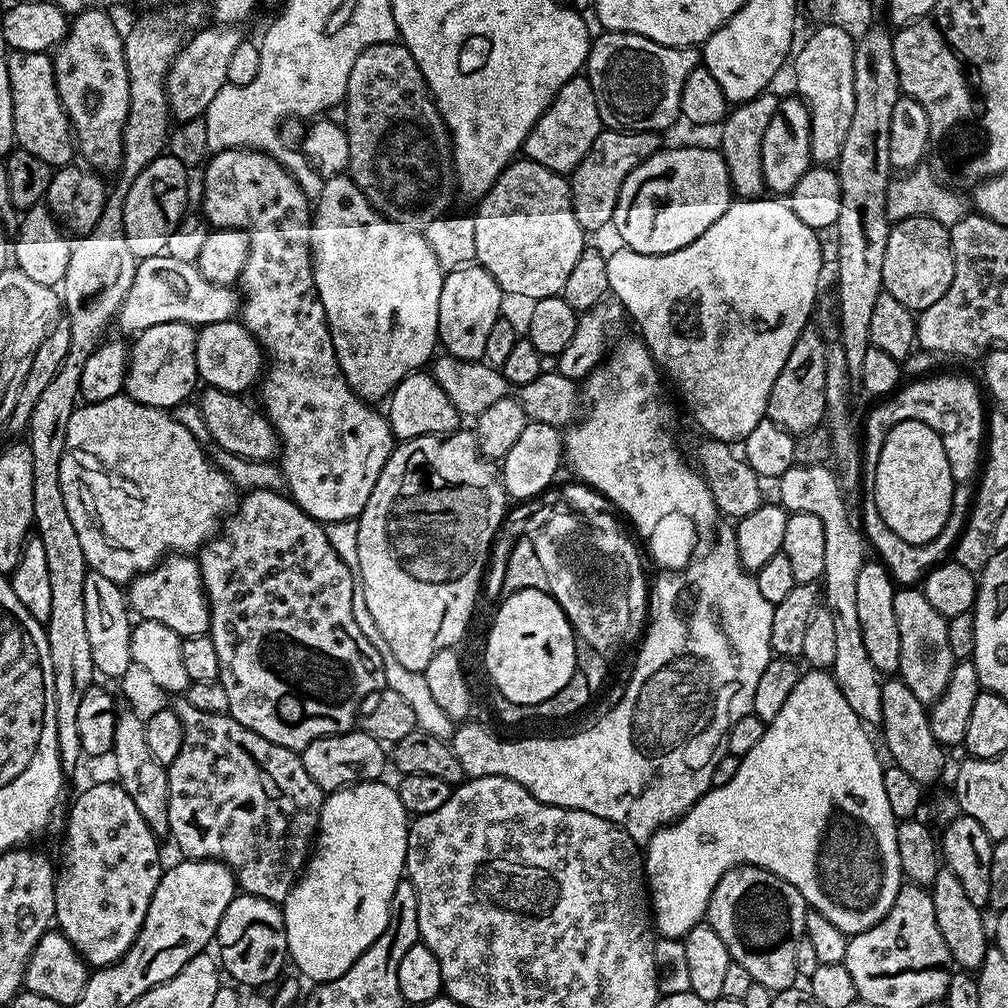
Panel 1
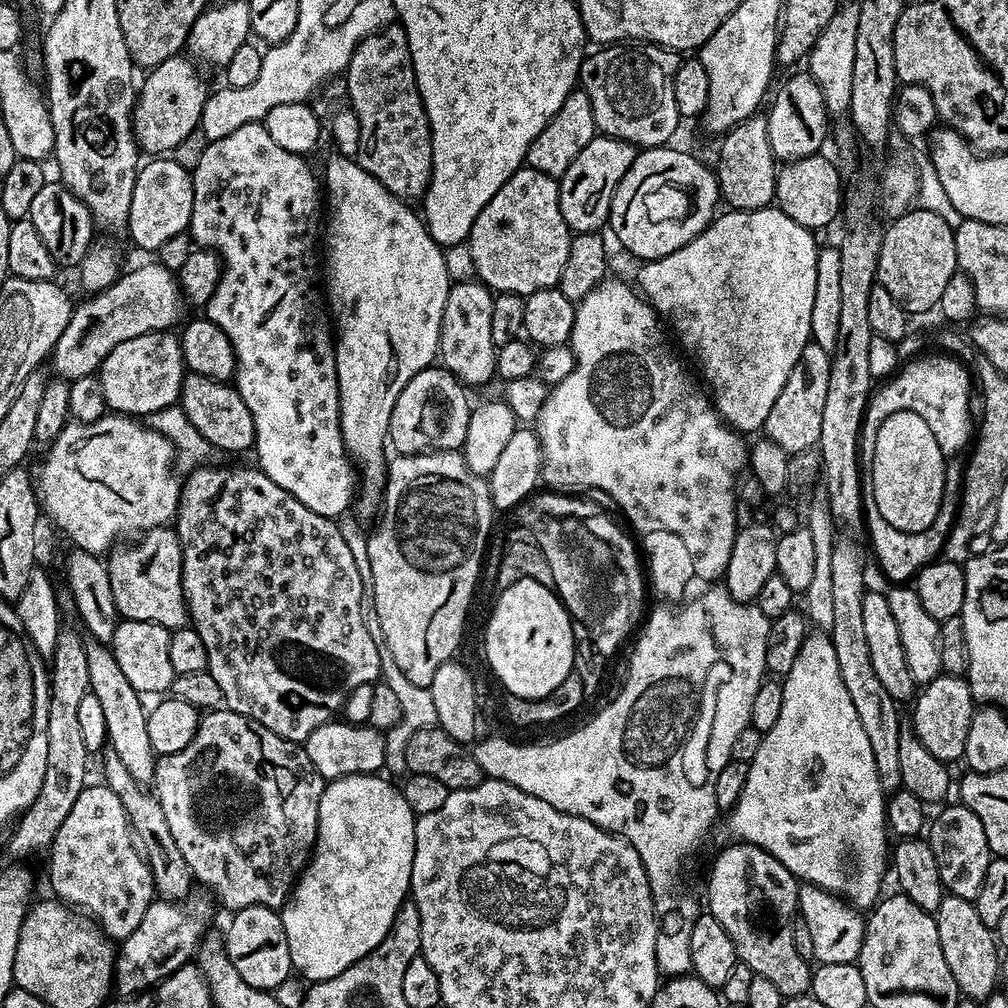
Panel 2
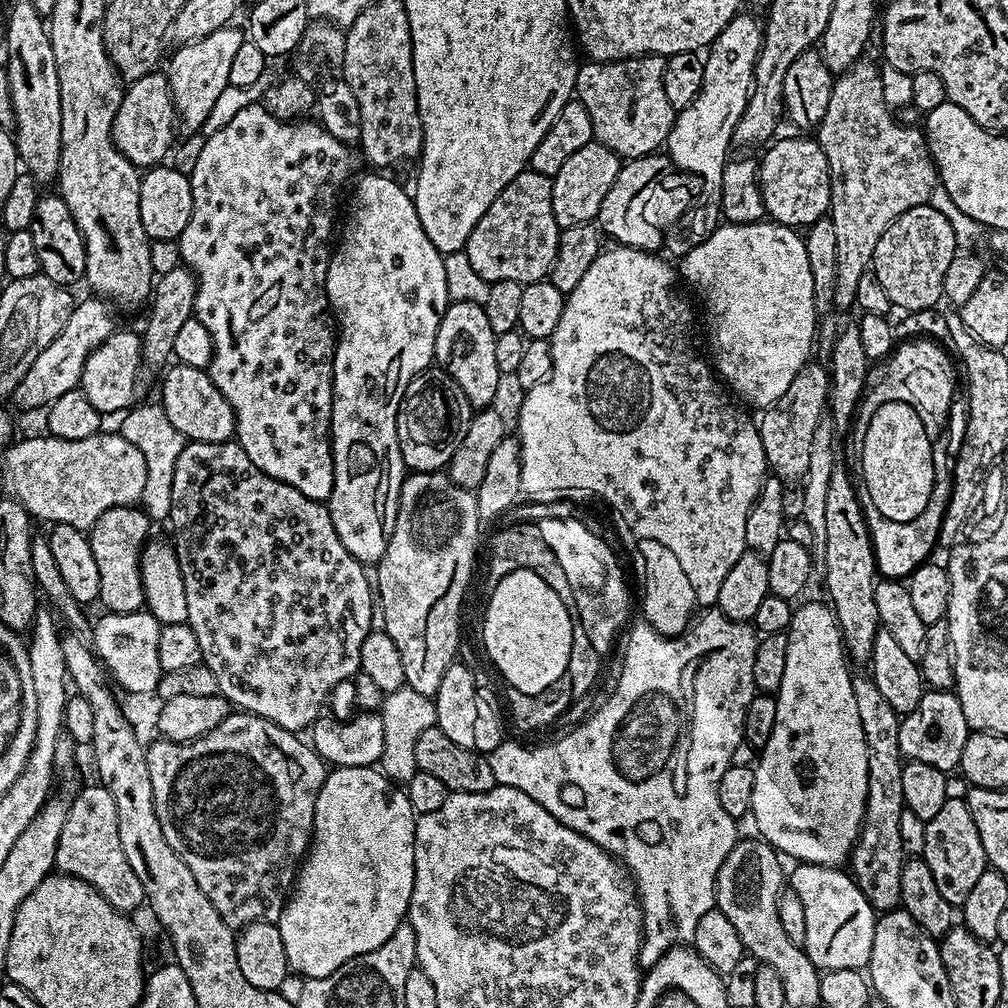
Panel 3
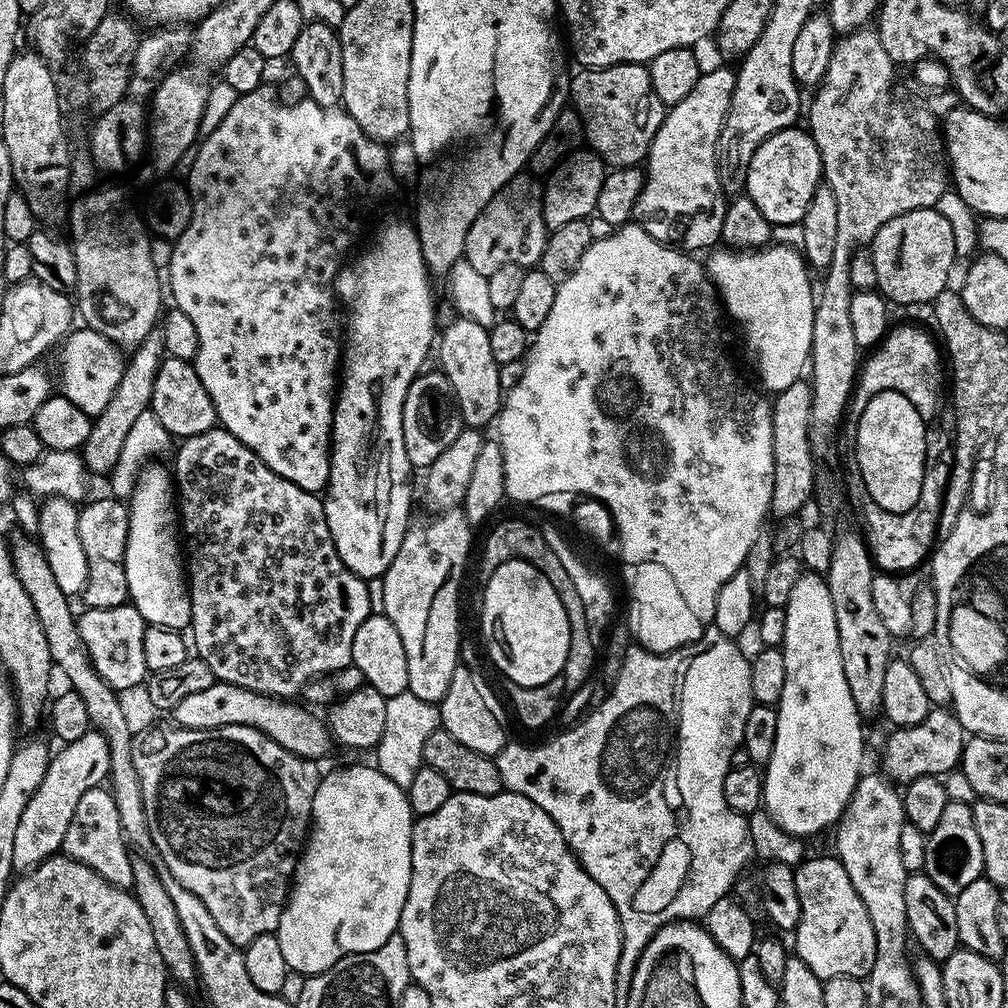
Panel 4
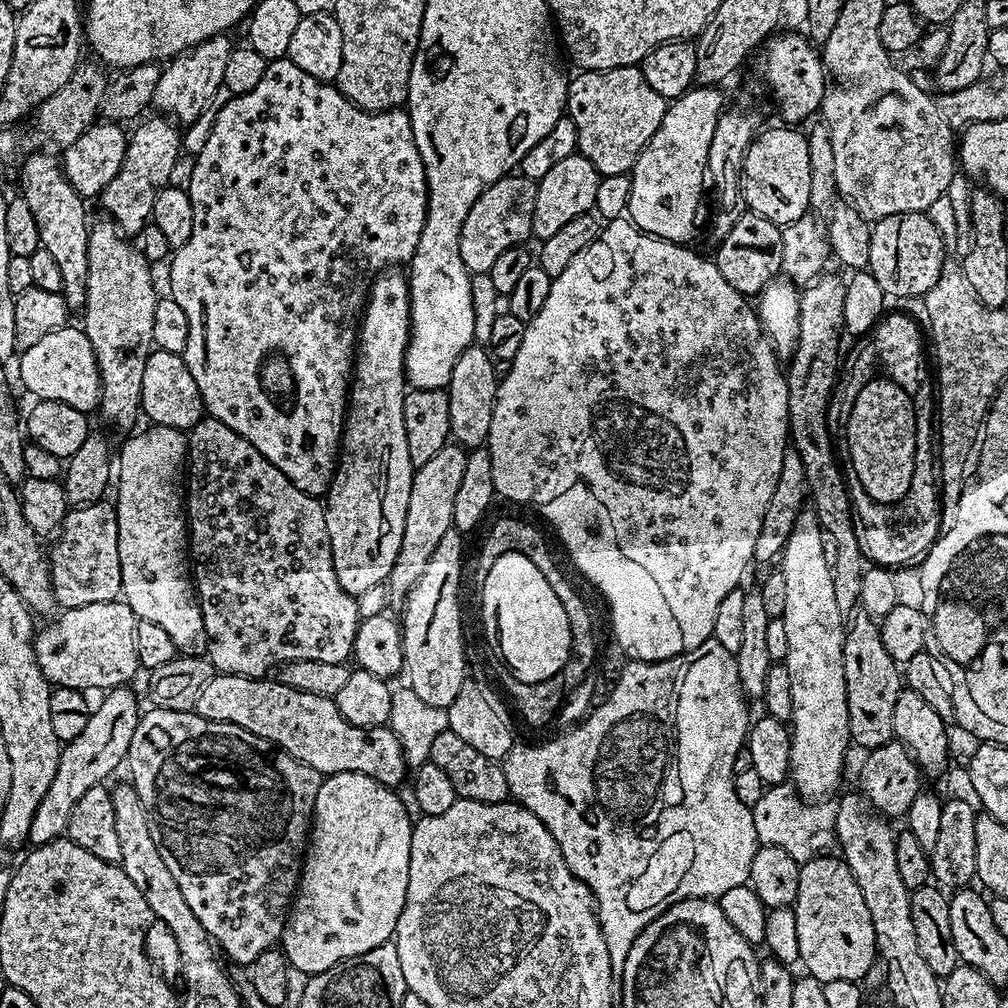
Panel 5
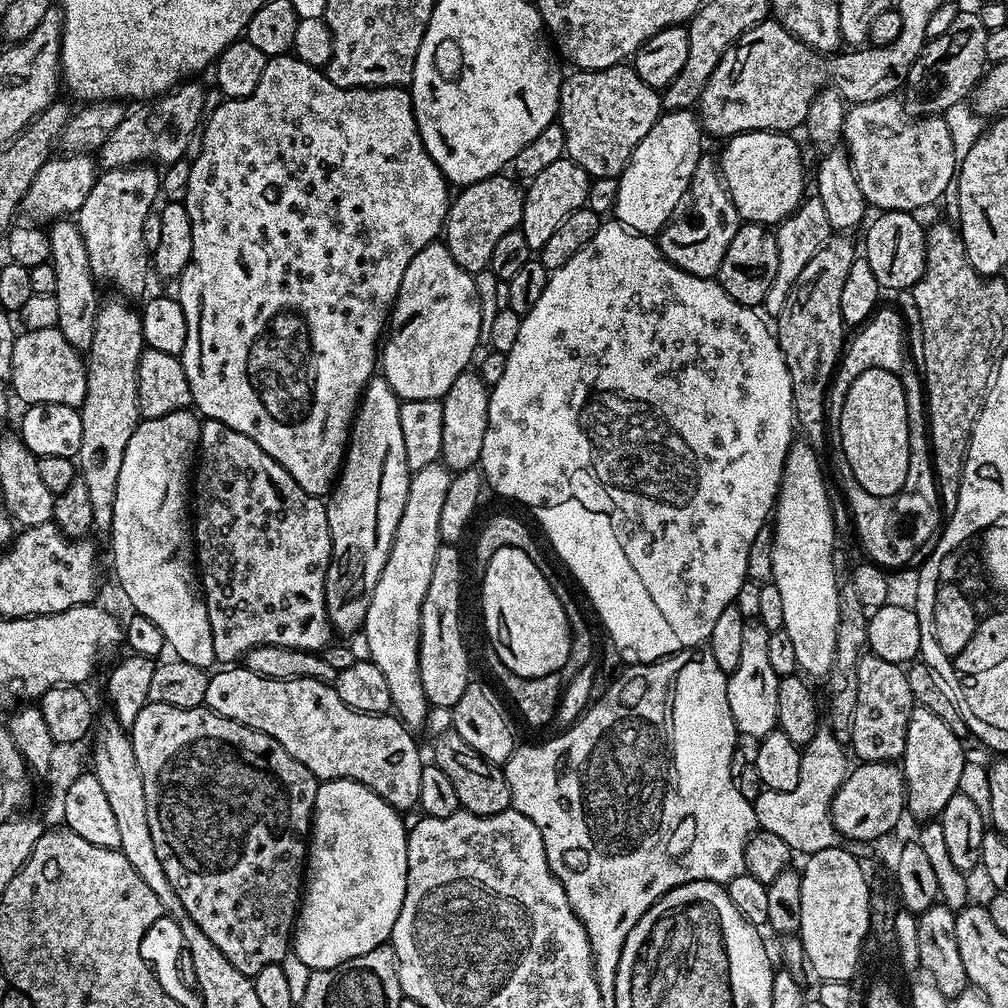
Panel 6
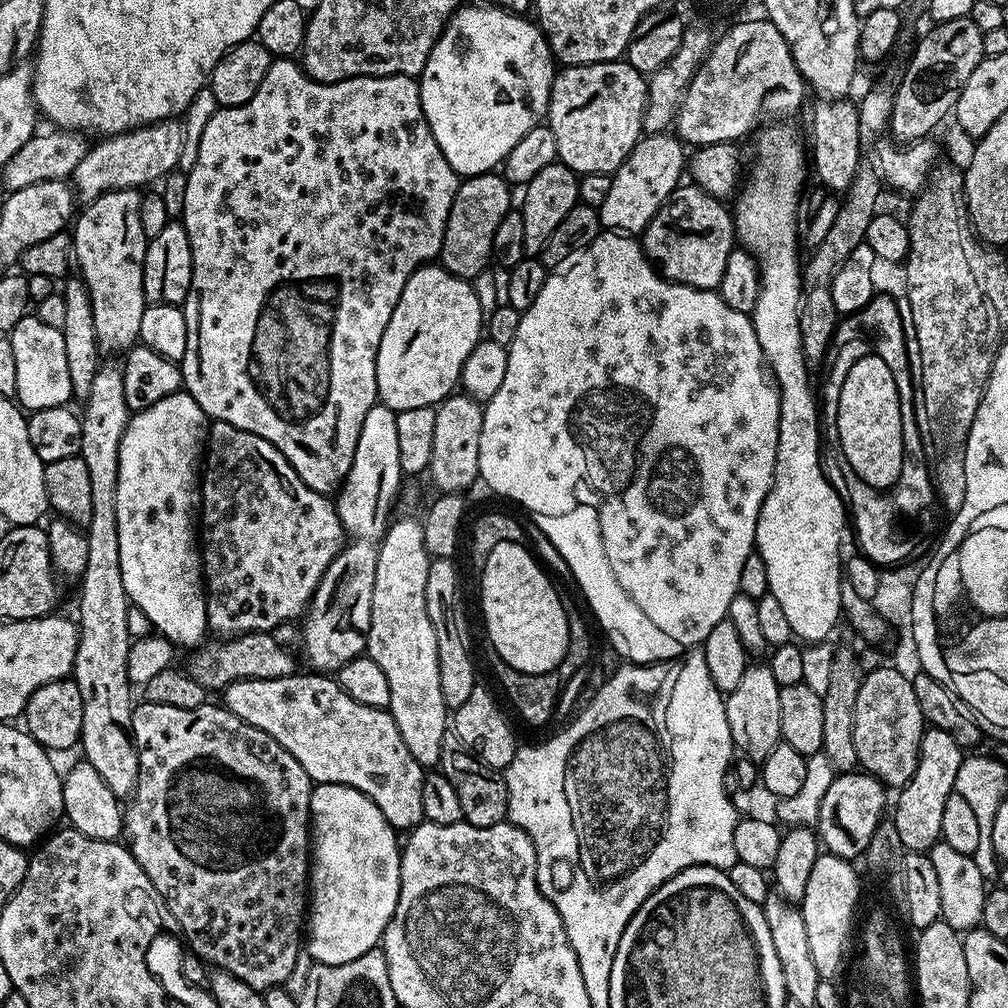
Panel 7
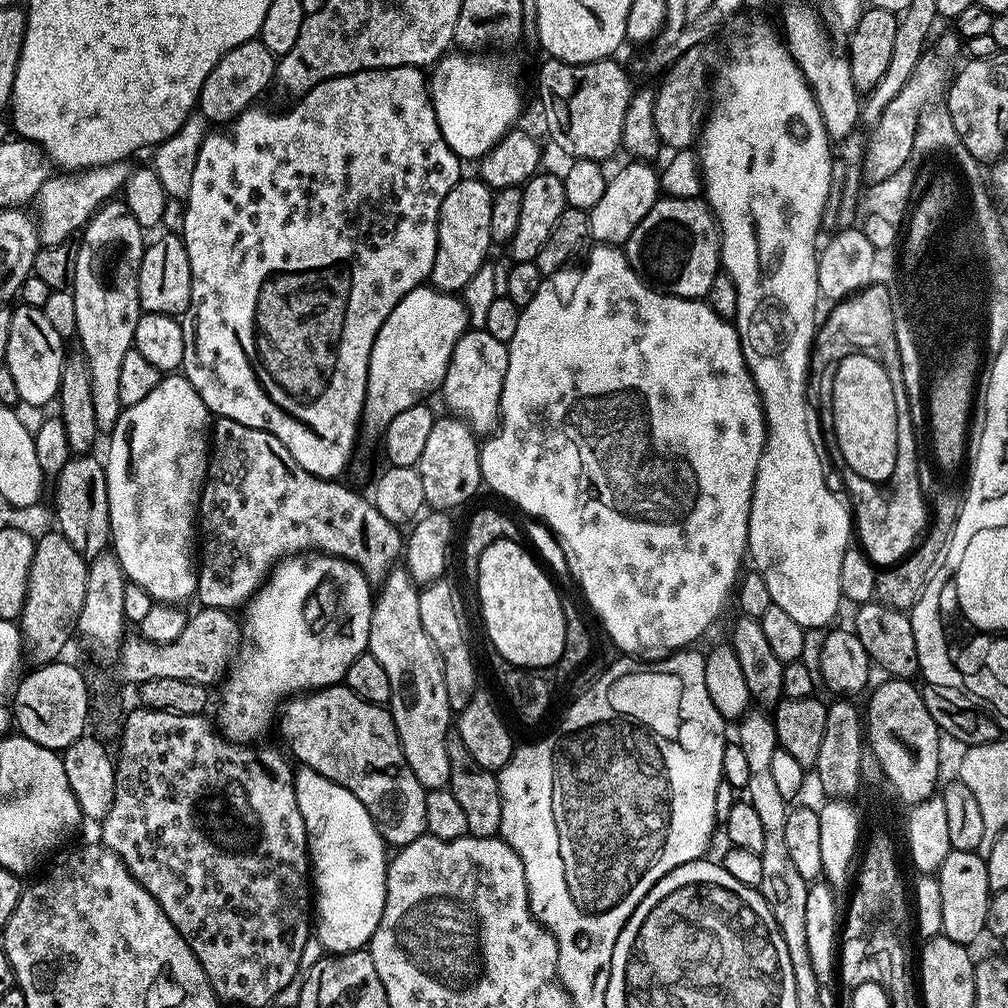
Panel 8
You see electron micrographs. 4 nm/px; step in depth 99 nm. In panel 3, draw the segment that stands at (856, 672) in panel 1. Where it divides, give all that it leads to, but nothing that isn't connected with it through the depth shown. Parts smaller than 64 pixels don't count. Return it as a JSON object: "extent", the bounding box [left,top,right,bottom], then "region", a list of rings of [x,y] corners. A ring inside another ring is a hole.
{"extent":[850,675,906,913],"region":[[[853,675],[854,698],[860,702],[862,734],[868,739],[868,792],[864,822],[860,825],[860,837],[852,848],[850,872],[857,886],[866,894],[869,905],[877,913],[891,912],[900,904],[902,870],[906,853],[900,844],[899,822],[902,811],[900,799],[900,769],[905,765],[899,750],[898,734],[902,719],[882,698],[878,686],[867,675]]]}

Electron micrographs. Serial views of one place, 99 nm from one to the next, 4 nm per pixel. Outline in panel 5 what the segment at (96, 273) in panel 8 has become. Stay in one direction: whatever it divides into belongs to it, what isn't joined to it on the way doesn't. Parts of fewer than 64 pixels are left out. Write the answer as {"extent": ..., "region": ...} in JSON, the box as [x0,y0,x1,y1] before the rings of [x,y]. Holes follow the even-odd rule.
{"extent":[98,114,182,238],"region":[[[152,114],[136,126],[128,136],[128,149],[118,174],[110,178],[110,186],[106,186],[98,197],[98,203],[109,212],[105,213],[112,223],[128,238],[139,237],[144,225],[151,221],[154,198],[158,198],[163,188],[169,187],[170,170],[182,153],[182,132],[171,119]]]}

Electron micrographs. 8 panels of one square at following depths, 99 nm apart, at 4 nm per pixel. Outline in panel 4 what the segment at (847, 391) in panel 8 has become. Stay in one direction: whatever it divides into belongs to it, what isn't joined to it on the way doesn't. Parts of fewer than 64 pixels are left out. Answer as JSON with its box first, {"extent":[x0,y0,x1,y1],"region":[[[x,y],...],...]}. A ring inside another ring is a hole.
{"extent":[855,391,926,508],"region":[[[886,391],[874,392],[866,402],[866,410],[862,410],[862,418],[858,418],[855,469],[862,474],[862,480],[868,480],[872,496],[876,496],[885,508],[908,508],[908,504],[916,500],[916,492],[920,492],[920,482],[924,477],[920,472],[920,460],[926,460],[926,436],[920,432],[922,420],[916,420],[917,415],[914,402],[910,402],[906,394]]]}

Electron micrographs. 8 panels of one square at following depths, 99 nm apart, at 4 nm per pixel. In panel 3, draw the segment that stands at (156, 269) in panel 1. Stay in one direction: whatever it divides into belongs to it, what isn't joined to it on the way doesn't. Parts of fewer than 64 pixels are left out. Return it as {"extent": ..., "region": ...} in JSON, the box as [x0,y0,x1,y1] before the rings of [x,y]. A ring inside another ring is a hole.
{"extent":[10,299,118,410],"region":[[[91,299],[84,300],[81,304],[79,301],[73,307],[64,329],[56,335],[54,342],[50,342],[50,346],[46,346],[46,350],[42,350],[42,354],[38,354],[38,358],[34,358],[34,366],[30,366],[22,382],[18,382],[10,397],[11,403],[16,403],[20,408],[44,410],[55,400],[62,398],[62,394],[80,388],[86,358],[90,358],[92,351],[102,346],[102,342],[106,342],[106,338],[110,338],[110,334],[118,328],[118,324],[112,321],[113,309],[103,299]]]}

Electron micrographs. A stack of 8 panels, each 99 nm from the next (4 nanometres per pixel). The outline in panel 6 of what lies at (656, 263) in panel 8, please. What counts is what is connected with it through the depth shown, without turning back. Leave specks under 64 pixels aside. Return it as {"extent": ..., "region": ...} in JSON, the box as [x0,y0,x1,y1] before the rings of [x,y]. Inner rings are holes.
{"extent":[658,155,741,277],"region":[[[701,155],[688,193],[680,199],[674,214],[658,233],[660,253],[674,266],[686,270],[686,274],[715,277],[722,266],[722,257],[741,223],[738,210],[728,193],[728,186],[721,177],[717,157]]]}

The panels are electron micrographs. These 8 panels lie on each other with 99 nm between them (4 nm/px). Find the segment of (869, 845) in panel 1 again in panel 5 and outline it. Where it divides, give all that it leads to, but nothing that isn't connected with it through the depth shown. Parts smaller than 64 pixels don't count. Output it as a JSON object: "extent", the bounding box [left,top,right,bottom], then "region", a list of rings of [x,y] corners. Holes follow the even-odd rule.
{"extent":[778,511,850,802],"region":[[[801,511],[778,561],[778,571],[782,574],[782,578],[786,578],[786,610],[782,619],[786,626],[786,642],[788,643],[786,663],[792,683],[792,718],[790,721],[792,745],[788,751],[788,767],[795,791],[809,802],[822,801],[833,795],[831,792],[839,786],[840,775],[844,772],[844,755],[847,754],[848,748],[850,749],[848,703],[844,685],[846,624],[838,610],[838,602],[834,602],[832,566],[827,564],[823,553],[825,539],[824,529],[820,527],[815,512]]]}

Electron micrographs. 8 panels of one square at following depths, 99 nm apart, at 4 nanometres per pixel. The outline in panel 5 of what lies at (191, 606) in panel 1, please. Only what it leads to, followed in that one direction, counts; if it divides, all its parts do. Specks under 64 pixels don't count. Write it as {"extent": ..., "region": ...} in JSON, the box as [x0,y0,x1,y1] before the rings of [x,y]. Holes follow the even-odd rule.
{"extent":[50,502,122,609],"region":[[[97,502],[73,507],[61,522],[50,548],[52,588],[61,609],[110,602],[122,592],[122,566],[118,558],[118,518],[111,503]]]}

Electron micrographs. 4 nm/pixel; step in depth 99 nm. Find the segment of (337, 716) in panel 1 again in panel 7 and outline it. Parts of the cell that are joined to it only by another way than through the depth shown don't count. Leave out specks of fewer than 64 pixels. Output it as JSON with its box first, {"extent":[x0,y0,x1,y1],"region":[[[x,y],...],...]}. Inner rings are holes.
{"extent":[198,420,346,638],"region":[[[212,420],[208,429],[206,441],[206,455],[202,460],[202,483],[200,485],[200,507],[198,509],[198,540],[202,545],[202,567],[204,570],[204,586],[208,602],[208,627],[213,633],[224,638],[241,636],[244,632],[272,632],[279,624],[287,620],[299,621],[312,600],[320,581],[322,570],[328,567],[328,563],[342,551],[346,543],[344,521],[341,513],[331,504],[329,497],[322,492],[310,490],[302,478],[286,462],[286,458],[278,449],[266,442],[266,438],[258,438],[258,434],[250,434],[246,430],[238,430],[238,426],[230,426],[221,420]]]}

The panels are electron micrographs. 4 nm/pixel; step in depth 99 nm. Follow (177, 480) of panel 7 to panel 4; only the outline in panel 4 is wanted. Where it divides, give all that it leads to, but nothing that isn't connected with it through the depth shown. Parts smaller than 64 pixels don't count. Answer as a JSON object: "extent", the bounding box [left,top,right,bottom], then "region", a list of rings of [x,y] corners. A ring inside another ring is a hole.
{"extent":[126,462,192,630],"region":[[[149,462],[135,477],[128,505],[128,537],[126,538],[126,586],[128,600],[142,614],[145,625],[157,624],[163,628],[184,630],[192,623],[192,599],[188,593],[186,560],[182,555],[182,536],[178,531],[178,497],[174,491],[174,476],[160,465]]]}

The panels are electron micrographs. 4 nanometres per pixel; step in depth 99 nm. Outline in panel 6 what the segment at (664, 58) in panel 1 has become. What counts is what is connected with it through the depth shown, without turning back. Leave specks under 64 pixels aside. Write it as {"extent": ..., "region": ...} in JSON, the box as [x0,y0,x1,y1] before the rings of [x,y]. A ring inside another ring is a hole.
{"extent":[558,63,662,177],"region":[[[627,63],[573,73],[563,77],[558,113],[567,159],[582,166],[589,177],[619,177],[638,142],[650,134],[650,126],[662,115],[661,93],[646,86]]]}

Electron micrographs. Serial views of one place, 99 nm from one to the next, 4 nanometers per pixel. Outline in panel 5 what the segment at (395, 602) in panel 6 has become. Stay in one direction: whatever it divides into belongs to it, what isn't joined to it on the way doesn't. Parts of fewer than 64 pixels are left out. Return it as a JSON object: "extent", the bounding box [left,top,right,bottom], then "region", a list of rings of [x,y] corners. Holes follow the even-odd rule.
{"extent":[386,442,468,594],"region":[[[449,442],[442,446],[442,450],[438,450],[438,454],[434,454],[434,458],[430,458],[430,462],[426,462],[426,466],[413,471],[406,522],[402,530],[402,546],[386,581],[386,588],[390,591],[407,594],[416,585],[418,578],[422,578],[434,550],[438,550],[438,542],[442,542],[442,538],[453,531],[454,494],[458,494],[458,486],[462,483],[467,457],[468,452],[459,444]]]}

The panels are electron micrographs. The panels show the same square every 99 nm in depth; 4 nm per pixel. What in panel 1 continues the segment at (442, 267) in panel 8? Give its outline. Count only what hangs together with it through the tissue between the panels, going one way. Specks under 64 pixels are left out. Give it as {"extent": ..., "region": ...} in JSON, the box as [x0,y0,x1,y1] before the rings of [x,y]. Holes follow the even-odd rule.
{"extent":[475,158,586,302],"region":[[[517,158],[475,208],[475,263],[498,282],[501,292],[509,297],[521,296],[527,302],[563,293],[566,278],[570,278],[570,270],[574,270],[586,247],[586,233],[574,218],[572,190],[561,173],[533,160]]]}

